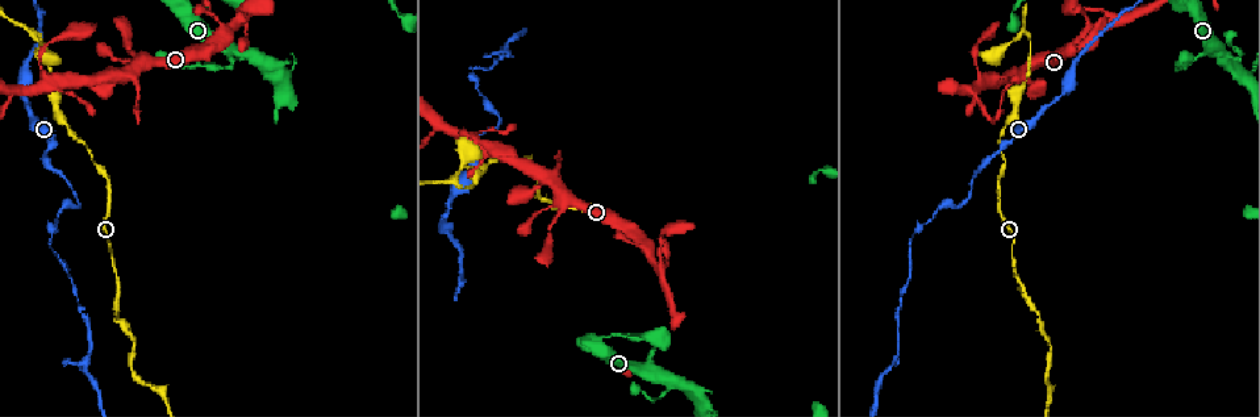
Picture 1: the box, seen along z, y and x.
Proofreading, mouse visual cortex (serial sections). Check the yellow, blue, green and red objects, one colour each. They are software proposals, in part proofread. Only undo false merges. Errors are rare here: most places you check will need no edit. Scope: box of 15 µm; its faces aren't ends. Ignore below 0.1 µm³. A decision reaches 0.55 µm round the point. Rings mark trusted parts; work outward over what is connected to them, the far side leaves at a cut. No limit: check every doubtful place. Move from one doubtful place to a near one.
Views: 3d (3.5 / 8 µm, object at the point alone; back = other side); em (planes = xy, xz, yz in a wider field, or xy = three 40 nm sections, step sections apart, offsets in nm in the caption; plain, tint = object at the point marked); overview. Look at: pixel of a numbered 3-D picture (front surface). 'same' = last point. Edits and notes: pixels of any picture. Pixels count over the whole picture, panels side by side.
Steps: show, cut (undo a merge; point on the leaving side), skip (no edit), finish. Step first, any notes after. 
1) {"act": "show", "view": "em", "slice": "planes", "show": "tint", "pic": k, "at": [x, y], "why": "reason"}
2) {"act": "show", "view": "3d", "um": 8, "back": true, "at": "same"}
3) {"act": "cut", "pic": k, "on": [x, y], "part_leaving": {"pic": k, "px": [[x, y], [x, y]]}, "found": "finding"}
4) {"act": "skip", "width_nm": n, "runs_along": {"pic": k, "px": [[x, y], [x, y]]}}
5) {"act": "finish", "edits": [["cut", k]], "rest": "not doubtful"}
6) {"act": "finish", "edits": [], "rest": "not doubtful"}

{"act": "show", "view": "3d", "um": 3.5, "back": true, "pic": 1, "at": [961, 204], "why": "abrupt turn"}

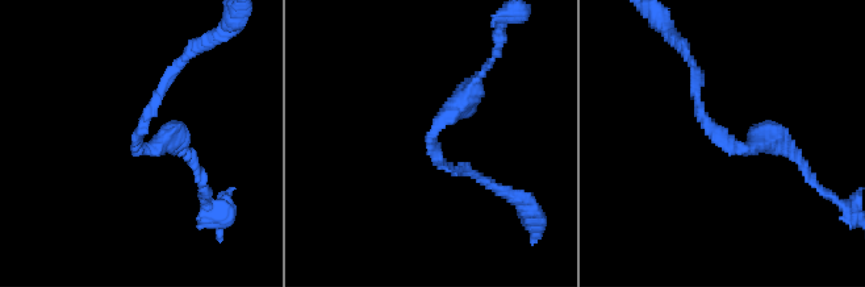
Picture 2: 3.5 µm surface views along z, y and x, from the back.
{"act": "show", "view": "em", "slice": "xy", "step": 2, "show": "tint", "pic": 2, "at": [137, 138], "arm_widths_nm": [150, 250], "why": "need the tissue"}

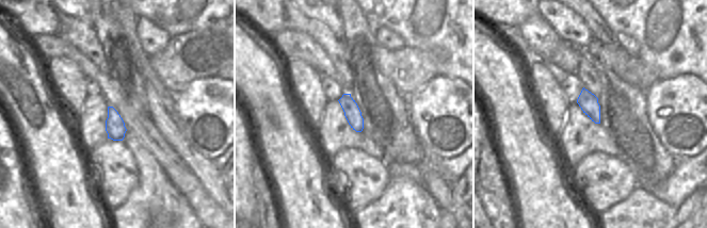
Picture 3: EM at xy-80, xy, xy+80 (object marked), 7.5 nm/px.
{"act": "skip", "runs_along": {"pic": 2, "px": [[469, 170], [437, 161], [433, 130], [477, 79]]}, "found": "all the same cell"}

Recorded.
{"act": "show", "view": "3d", "um": 3.5, "back": true, "pic": 1, "at": [34, 31], "why": "thin neck"}

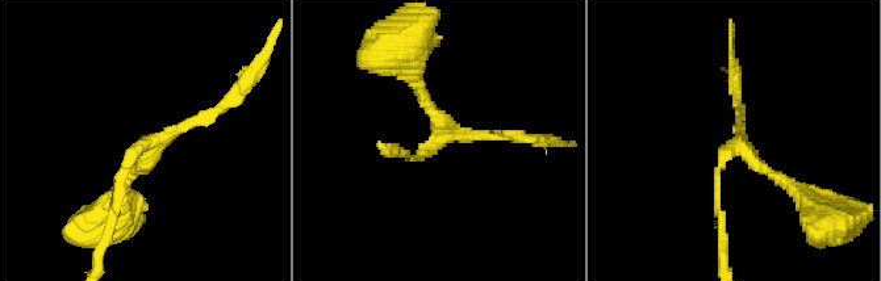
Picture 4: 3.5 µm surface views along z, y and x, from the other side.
{"act": "show", "view": "em", "slice": "planes", "show": "tint", "pic": 4, "at": [141, 145]}

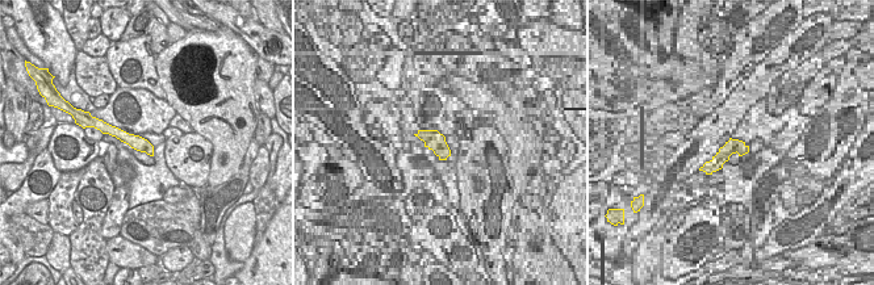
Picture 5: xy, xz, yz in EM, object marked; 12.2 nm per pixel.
{"act": "skip", "arm_widths_nm": [100, 100, 150], "found": "continuous, no second cell"}

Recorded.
{"act": "show", "view": "3d", "um": 3.5, "pic": 1, "at": [222, 69], "why": "sharp bend"}

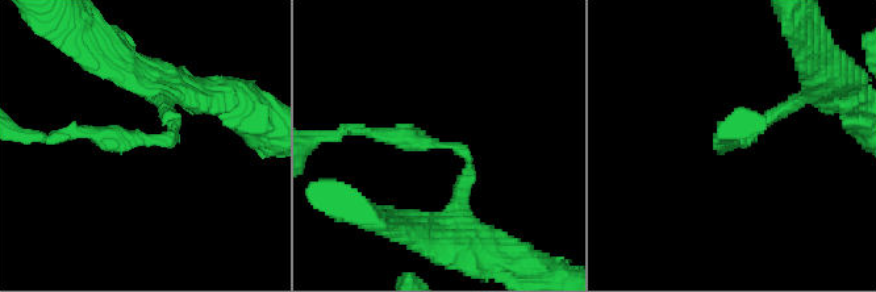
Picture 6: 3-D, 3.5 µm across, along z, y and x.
{"act": "show", "view": "em", "slice": "xy", "step": 1, "show": "tint", "pic": 6, "at": [442, 144], "why": "now the EM"}

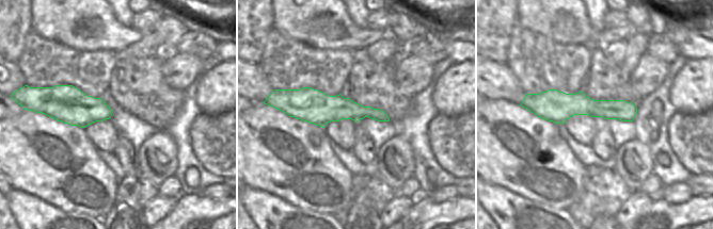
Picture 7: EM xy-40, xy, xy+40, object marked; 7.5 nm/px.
{"act": "skip", "arm_widths_nm": [200, 200], "runs_along": {"pic": 7, "px": [[526, 99], [540, 104], [634, 111]]}, "found": "all the same cell"}

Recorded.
{"act": "finish", "edits": [], "rest": "not doubtful"}

